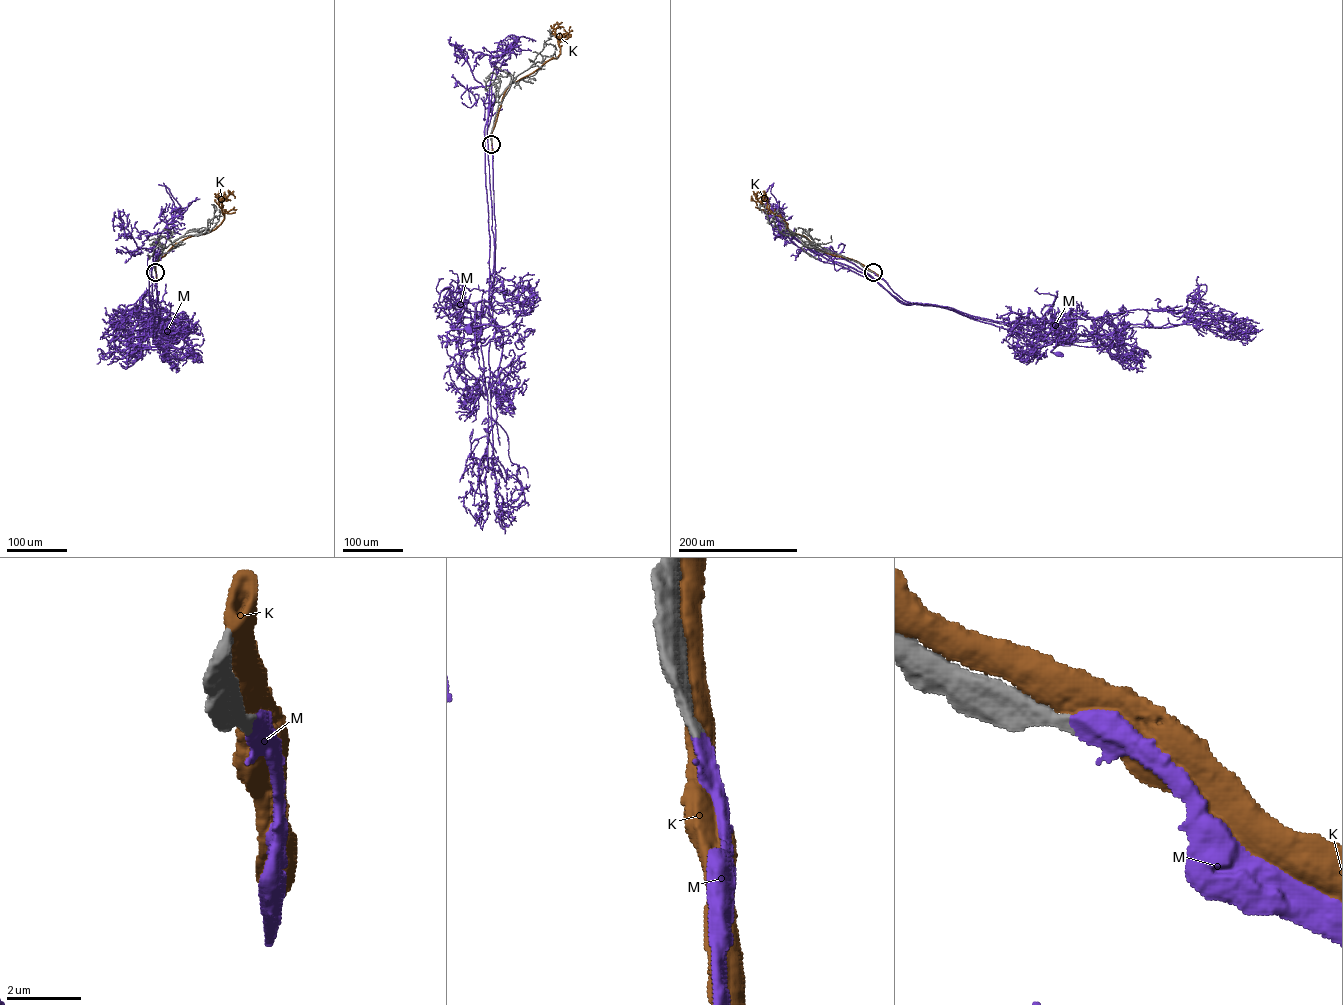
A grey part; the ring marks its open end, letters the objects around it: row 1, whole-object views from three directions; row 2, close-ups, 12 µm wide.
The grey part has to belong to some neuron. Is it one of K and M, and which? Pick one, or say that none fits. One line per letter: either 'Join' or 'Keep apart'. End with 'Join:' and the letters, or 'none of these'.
K: Keep apart
M: Join
Join: M

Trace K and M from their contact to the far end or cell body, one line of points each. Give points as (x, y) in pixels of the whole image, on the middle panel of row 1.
K: (491, 143), (492, 130), (507, 87), (557, 58), (560, 53), (558, 38), (569, 35), (564, 29)
M: (491, 144), (495, 256), (491, 308), (492, 319), (504, 327), (473, 326), (471, 322), (467, 330)

